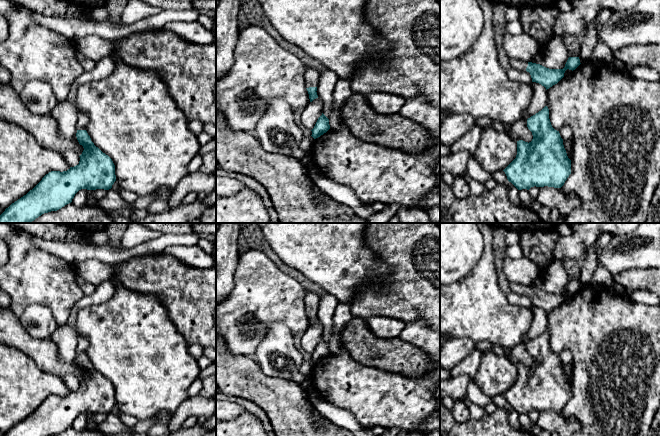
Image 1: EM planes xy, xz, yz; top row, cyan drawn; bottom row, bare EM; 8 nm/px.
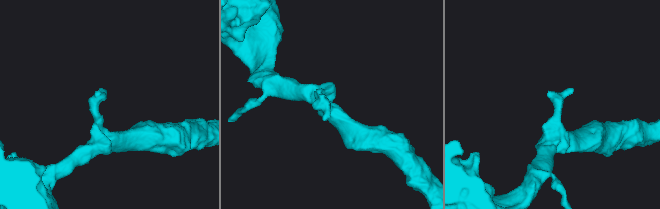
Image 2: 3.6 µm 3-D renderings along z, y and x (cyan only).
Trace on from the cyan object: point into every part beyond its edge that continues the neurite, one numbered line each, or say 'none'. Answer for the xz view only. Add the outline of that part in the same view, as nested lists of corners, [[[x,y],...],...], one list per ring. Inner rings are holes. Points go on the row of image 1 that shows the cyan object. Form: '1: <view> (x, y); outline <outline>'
1: xz (311, 75); outline [[[305,65],[304,77],[306,88],[317,87],[317,84],[319,82],[319,76],[320,72],[318,70]]]

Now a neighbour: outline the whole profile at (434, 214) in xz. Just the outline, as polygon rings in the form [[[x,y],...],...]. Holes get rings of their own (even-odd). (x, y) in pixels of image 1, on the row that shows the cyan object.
[[[436,206],[427,212],[431,222],[440,222],[440,206]]]

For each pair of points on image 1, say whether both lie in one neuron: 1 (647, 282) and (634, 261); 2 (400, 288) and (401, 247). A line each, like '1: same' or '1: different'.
1: different
2: same

